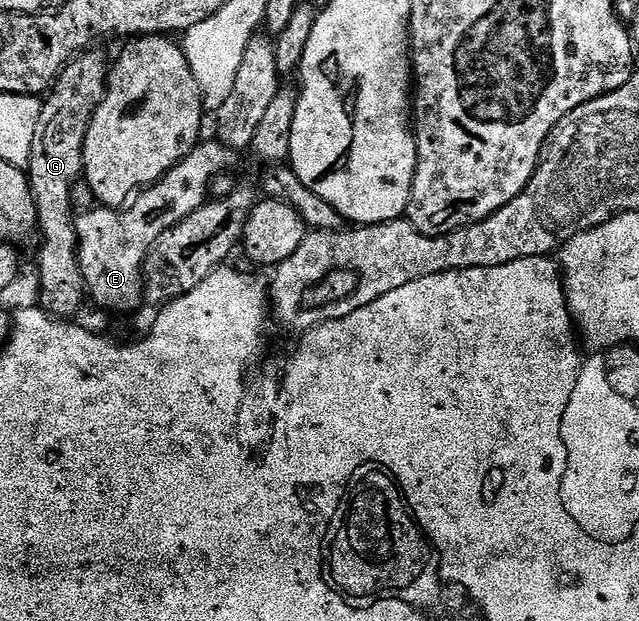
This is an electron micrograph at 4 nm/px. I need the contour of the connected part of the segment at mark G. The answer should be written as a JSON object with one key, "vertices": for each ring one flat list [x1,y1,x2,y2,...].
{"vertices":[[91,48,78,55,61,74,58,75,53,86,50,87,42,103,38,134,35,137,34,150,31,152,28,177,30,191,34,197,34,207,38,213,38,230,42,234,42,251,38,254,38,282,42,285,41,305,63,320,73,319,74,314,82,310,82,305,88,302,88,289,86,285,83,264,78,254,78,228,76,225,76,211,72,202,74,186,84,178,84,144,88,136,88,128,92,124,92,116,96,108,106,98,108,85,108,62,98,51]]}

